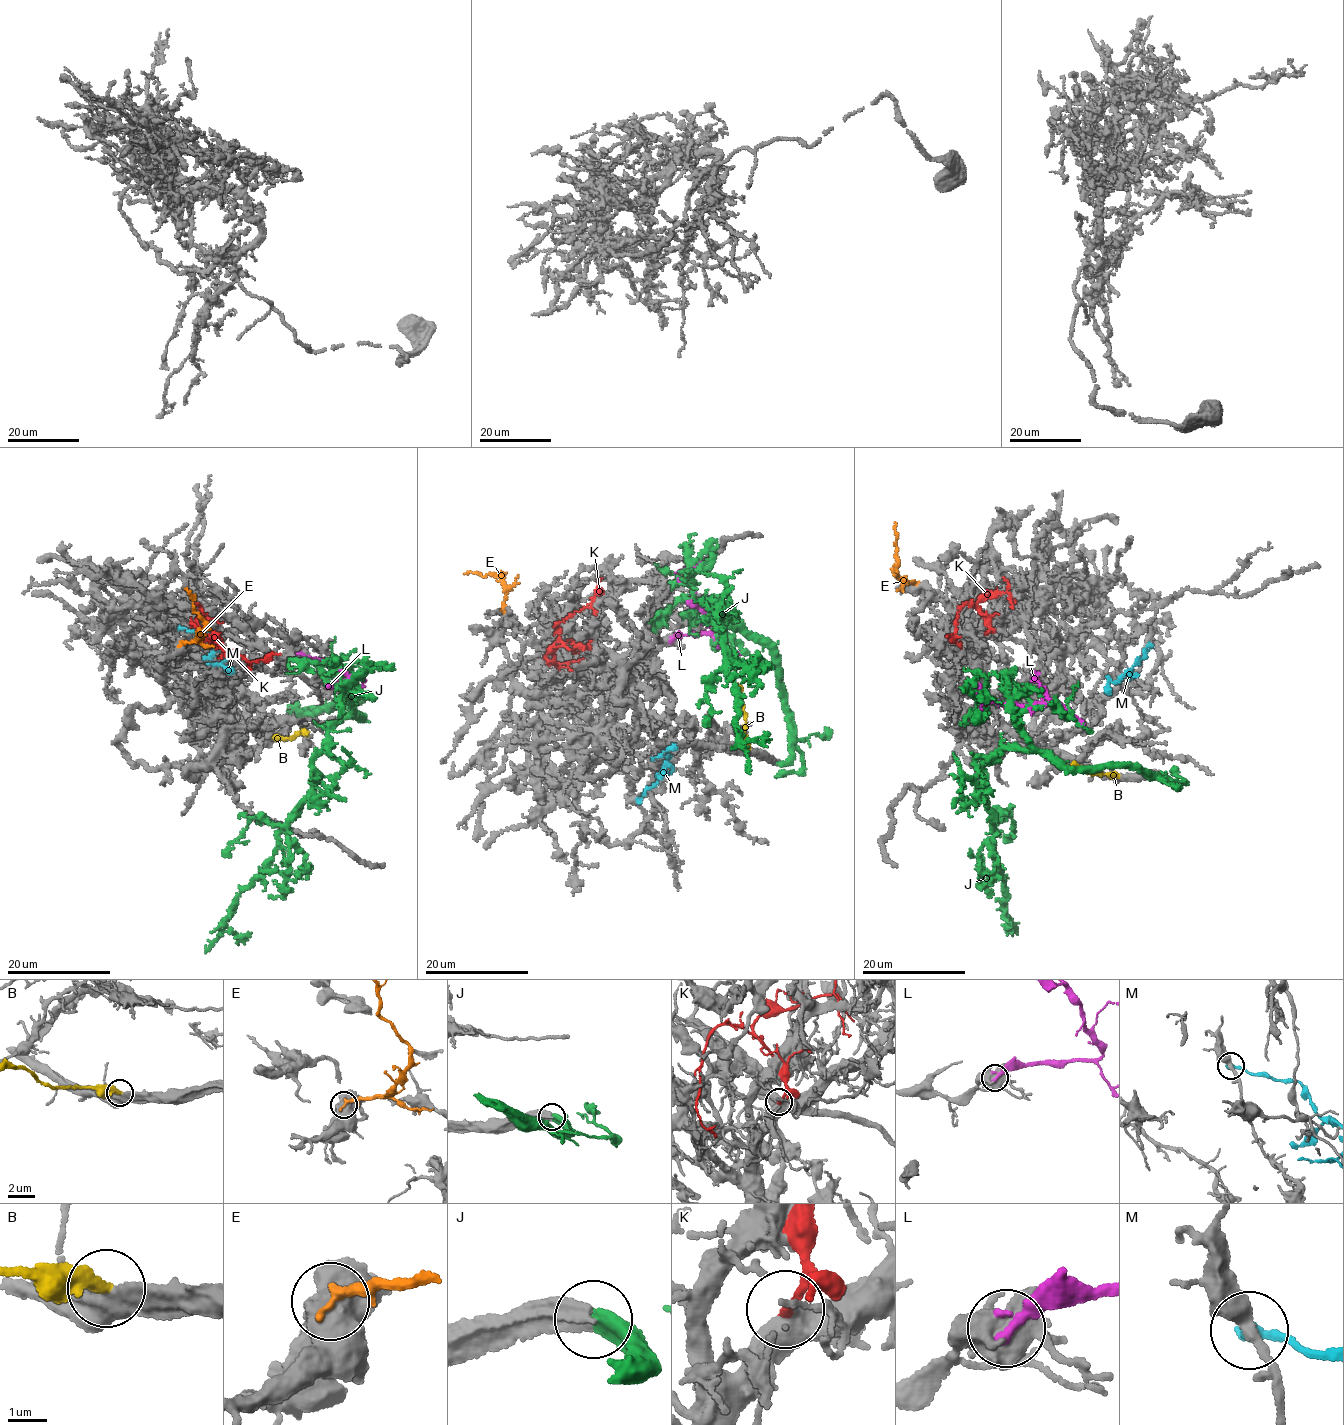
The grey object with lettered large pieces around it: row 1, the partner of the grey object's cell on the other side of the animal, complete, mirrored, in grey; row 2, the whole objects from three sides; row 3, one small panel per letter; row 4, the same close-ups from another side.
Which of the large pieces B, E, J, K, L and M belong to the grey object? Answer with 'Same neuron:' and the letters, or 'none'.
Same neuron: J

